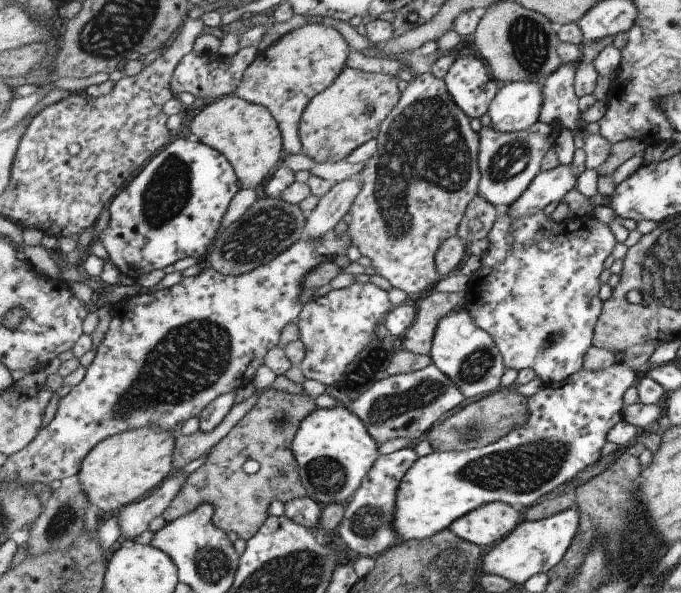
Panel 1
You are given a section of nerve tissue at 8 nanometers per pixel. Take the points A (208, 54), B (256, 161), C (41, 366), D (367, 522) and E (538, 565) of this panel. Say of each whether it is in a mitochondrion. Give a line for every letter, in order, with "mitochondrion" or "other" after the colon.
A: other
B: other
C: other
D: mitochondrion
E: other

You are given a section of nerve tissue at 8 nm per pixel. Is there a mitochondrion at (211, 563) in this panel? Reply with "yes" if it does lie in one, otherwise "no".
yes

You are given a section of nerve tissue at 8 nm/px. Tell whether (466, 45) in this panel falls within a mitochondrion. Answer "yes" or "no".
no

